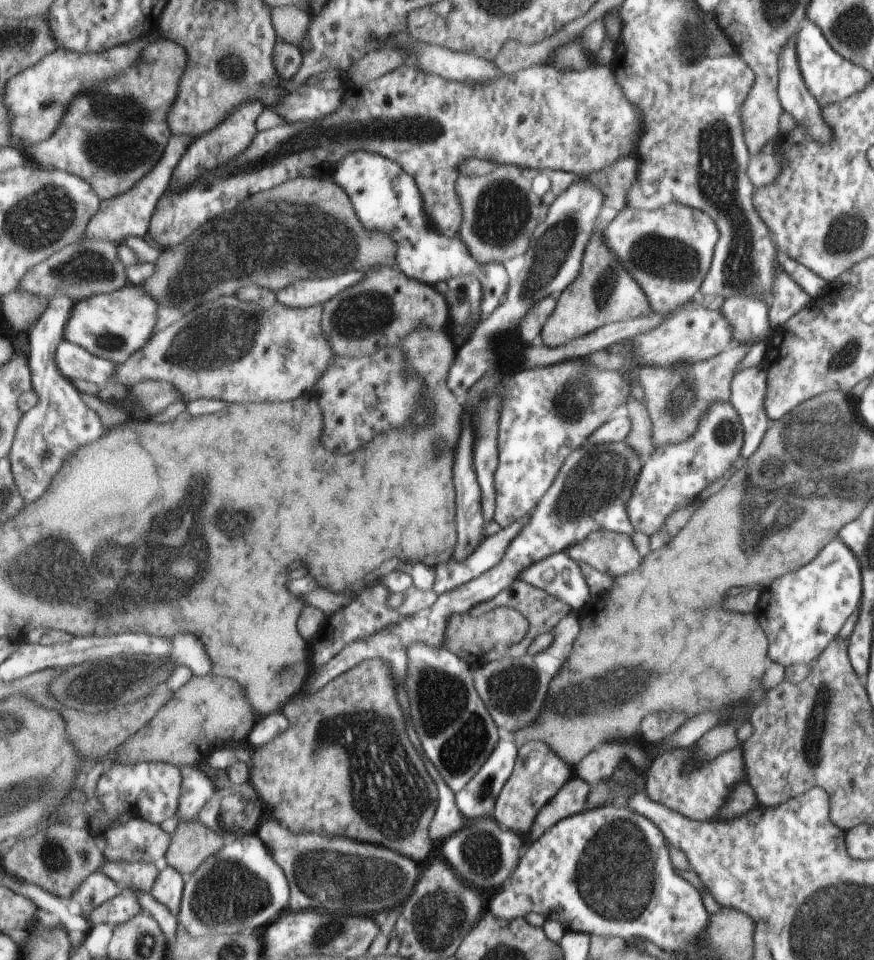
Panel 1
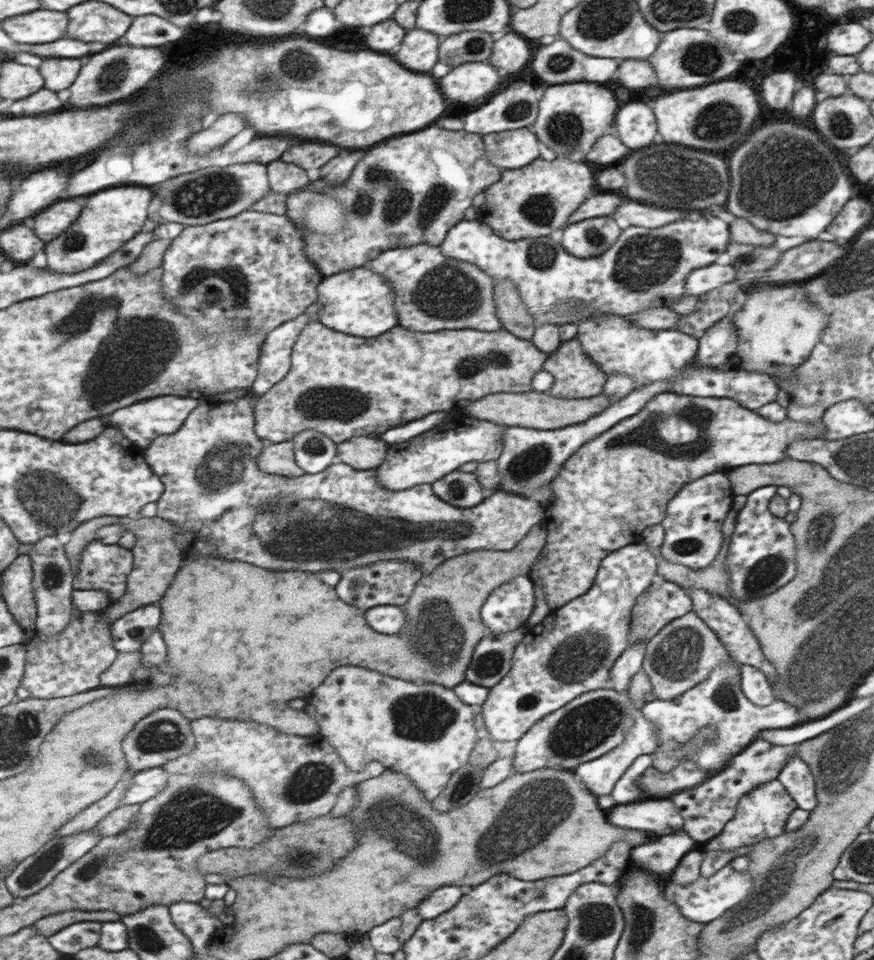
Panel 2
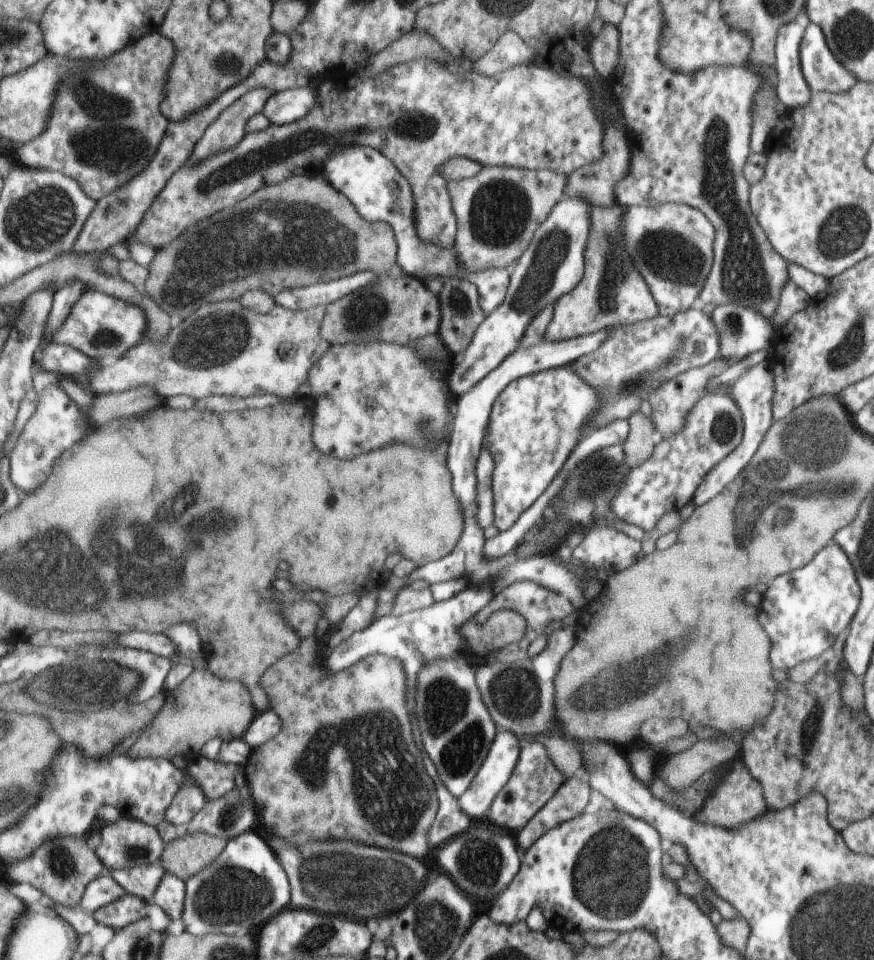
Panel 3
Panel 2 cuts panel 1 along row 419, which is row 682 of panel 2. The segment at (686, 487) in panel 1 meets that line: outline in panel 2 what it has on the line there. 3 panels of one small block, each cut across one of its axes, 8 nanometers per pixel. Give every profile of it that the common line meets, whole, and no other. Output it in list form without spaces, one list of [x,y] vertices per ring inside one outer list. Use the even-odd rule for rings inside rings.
[[[728,656],[728,662],[718,665],[708,678],[699,685],[692,686],[687,692],[671,700],[654,699],[641,707],[642,716],[657,727],[658,740],[651,757],[651,765],[661,772],[673,769],[681,757],[685,760],[683,748],[685,742],[691,742],[703,728],[713,727],[717,739],[706,743],[697,752],[689,754],[689,759],[701,770],[719,772],[728,761],[747,748],[761,730],[787,728],[801,720],[799,707],[790,705],[785,700],[774,700],[772,706],[758,707],[746,698],[740,689],[739,663]]]

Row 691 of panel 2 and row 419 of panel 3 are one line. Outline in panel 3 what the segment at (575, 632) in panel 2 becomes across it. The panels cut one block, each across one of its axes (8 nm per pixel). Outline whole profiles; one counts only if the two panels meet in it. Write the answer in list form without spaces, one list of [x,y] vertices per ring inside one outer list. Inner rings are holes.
[[[569,366],[547,369],[519,377],[517,380],[505,385],[505,388],[499,392],[490,408],[485,436],[483,436],[482,442],[482,447],[495,457],[495,472],[492,473],[492,495],[495,499],[495,504],[492,505],[492,514],[495,516],[495,526],[498,532],[505,532],[507,528],[511,528],[511,526],[517,522],[517,518],[521,516],[521,512],[527,510],[527,508],[541,496],[541,493],[549,486],[549,483],[556,476],[556,473],[562,468],[569,452],[573,450],[575,444],[580,440],[581,430],[584,429],[585,422],[589,422],[599,408],[600,394],[597,394],[595,388],[587,386],[587,384],[581,380],[580,375]]]

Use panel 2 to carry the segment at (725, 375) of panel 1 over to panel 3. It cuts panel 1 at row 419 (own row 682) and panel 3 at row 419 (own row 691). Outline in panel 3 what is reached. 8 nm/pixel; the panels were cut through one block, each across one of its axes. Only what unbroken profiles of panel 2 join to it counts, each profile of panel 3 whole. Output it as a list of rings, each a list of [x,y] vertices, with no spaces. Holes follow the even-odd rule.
[[[715,357],[708,365],[692,368],[687,373],[681,373],[676,381],[671,383],[663,382],[657,390],[653,390],[647,396],[647,401],[651,407],[651,420],[656,423],[657,432],[659,432],[662,438],[669,438],[669,436],[677,434],[679,430],[684,428],[684,425],[687,424],[687,416],[691,412],[692,406],[707,393],[705,391],[707,382],[720,372],[723,372],[728,365],[728,362],[725,362],[723,358]]]

